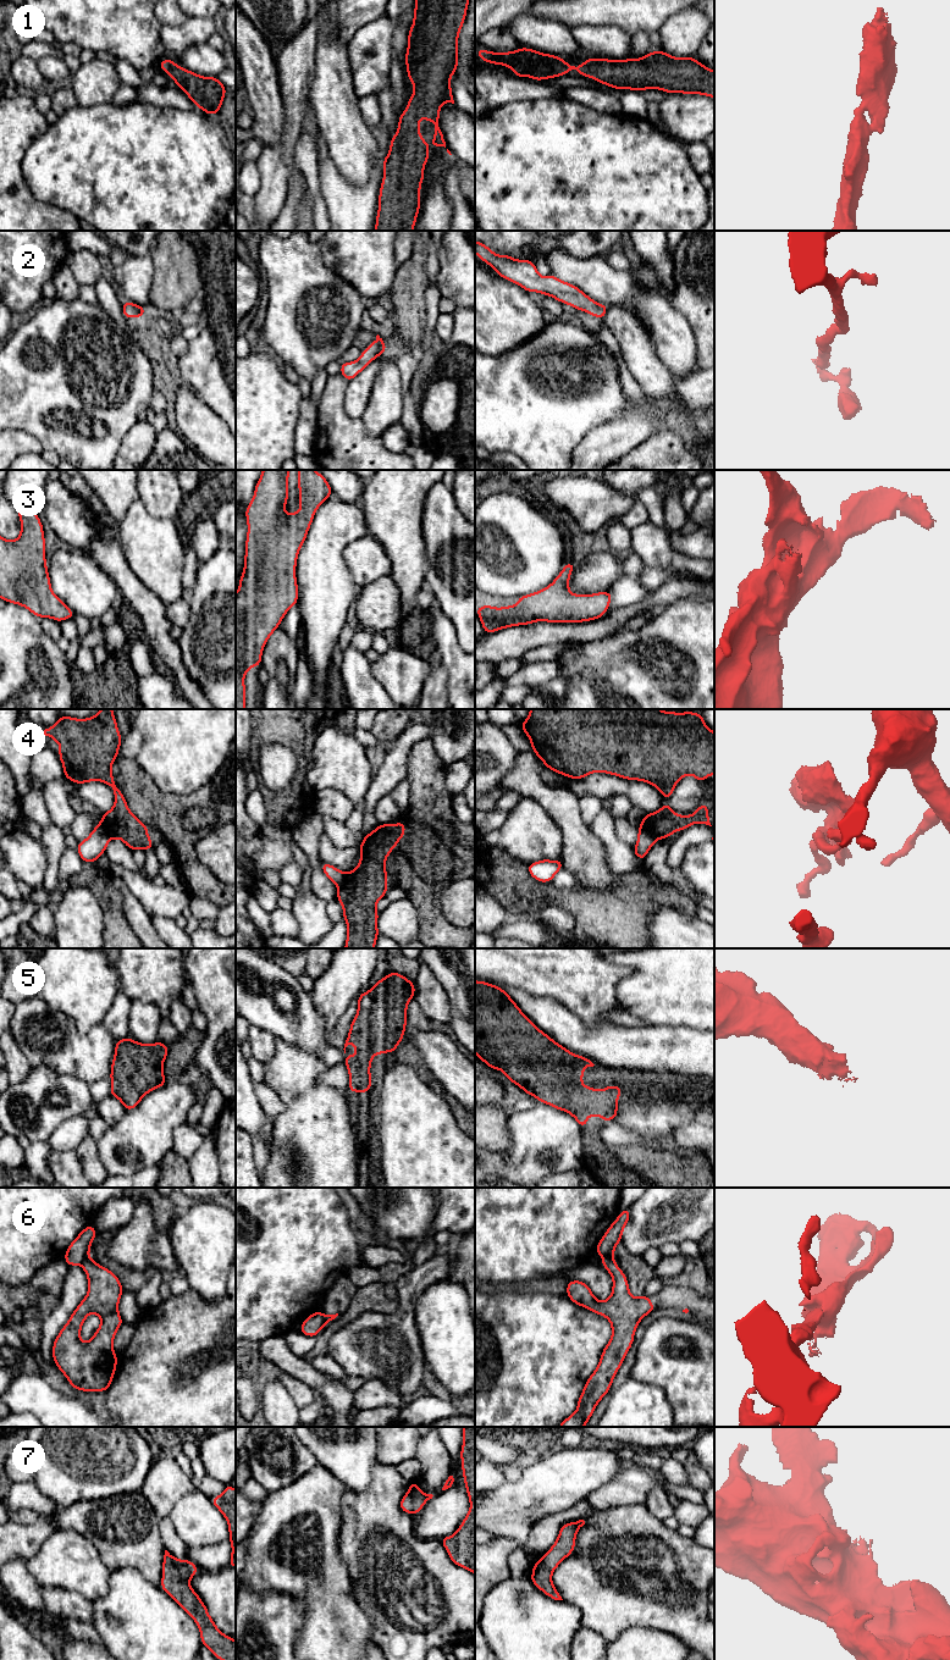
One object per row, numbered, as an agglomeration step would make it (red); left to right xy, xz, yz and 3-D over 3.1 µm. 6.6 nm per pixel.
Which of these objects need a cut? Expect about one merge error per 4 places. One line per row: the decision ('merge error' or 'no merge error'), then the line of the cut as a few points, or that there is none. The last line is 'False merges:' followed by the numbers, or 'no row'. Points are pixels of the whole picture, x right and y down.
1: no merge error; cut none
2: no merge error; cut none
3: no merge error; cut none
4: merge error; cut yz (639, 826), (642, 826), (656, 839)
5: no merge error; cut none
6: merge error; cut yz (603, 1257), (612, 1260)
7: no merge error; cut none
False merges: 4, 6

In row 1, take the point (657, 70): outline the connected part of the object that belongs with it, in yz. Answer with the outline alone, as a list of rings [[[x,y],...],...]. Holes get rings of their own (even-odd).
[[[529,48],[509,52],[476,49],[481,61],[510,67],[514,76],[534,81],[556,78],[575,70],[614,89],[661,89],[664,93],[701,94],[714,98],[714,71],[692,56],[678,59],[658,50],[641,59],[608,60],[590,57],[580,66],[571,66],[562,57]]]

